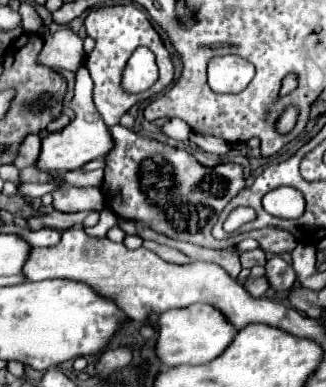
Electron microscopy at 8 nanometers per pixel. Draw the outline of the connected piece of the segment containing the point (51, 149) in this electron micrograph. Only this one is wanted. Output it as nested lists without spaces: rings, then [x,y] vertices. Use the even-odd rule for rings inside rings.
[[[84,64],[76,71],[75,79],[74,97],[68,103],[69,108],[75,112],[75,118],[63,130],[51,132],[43,138],[43,148],[41,148],[41,156],[37,162],[39,170],[75,170],[95,158],[103,158],[105,154],[109,154],[113,150],[113,138],[109,134],[109,128],[93,104],[93,96],[91,96],[93,82],[91,82]]]

